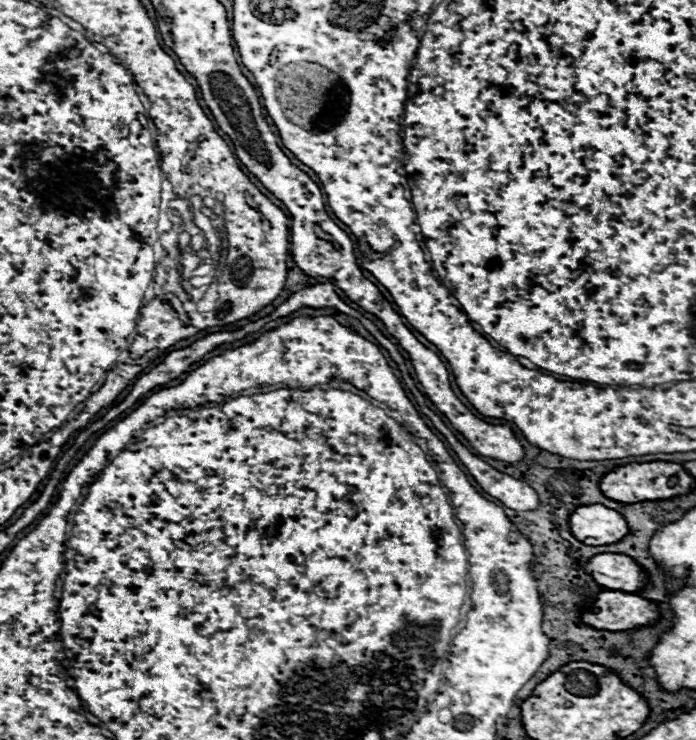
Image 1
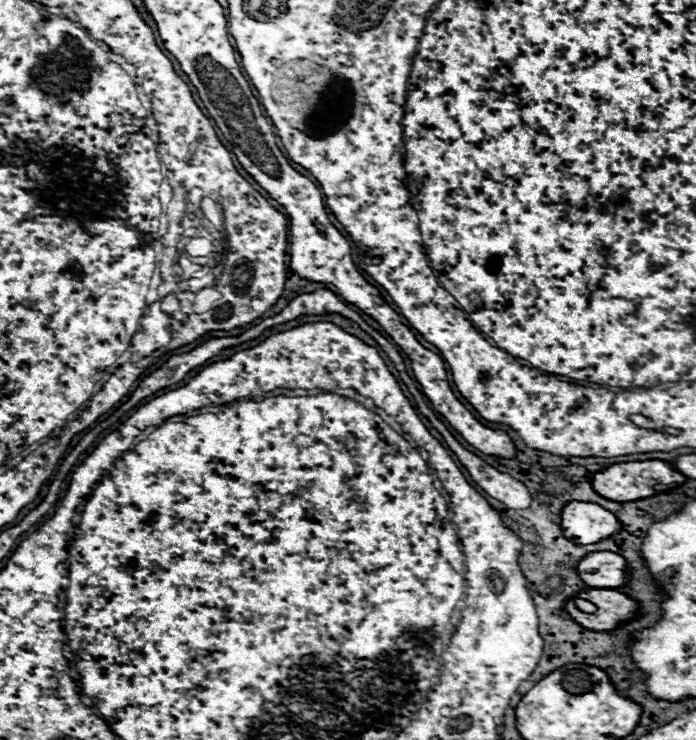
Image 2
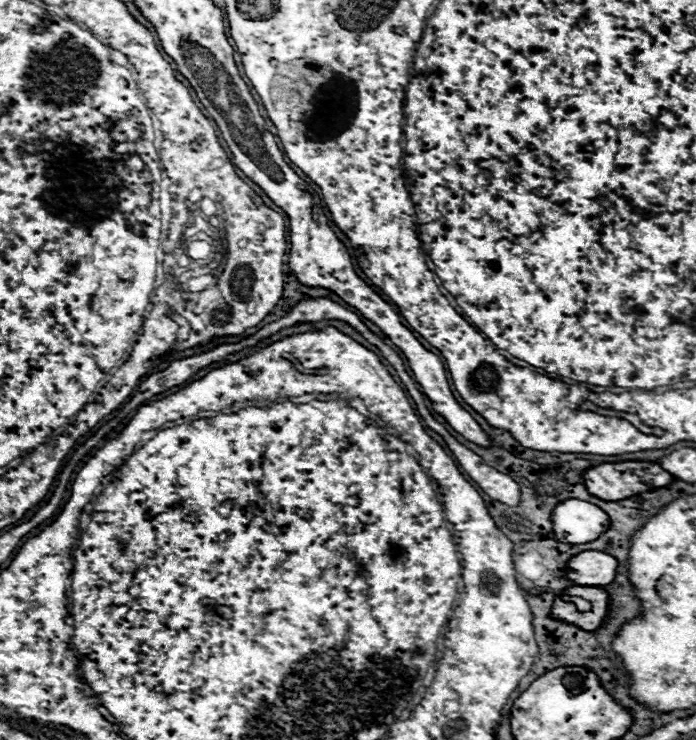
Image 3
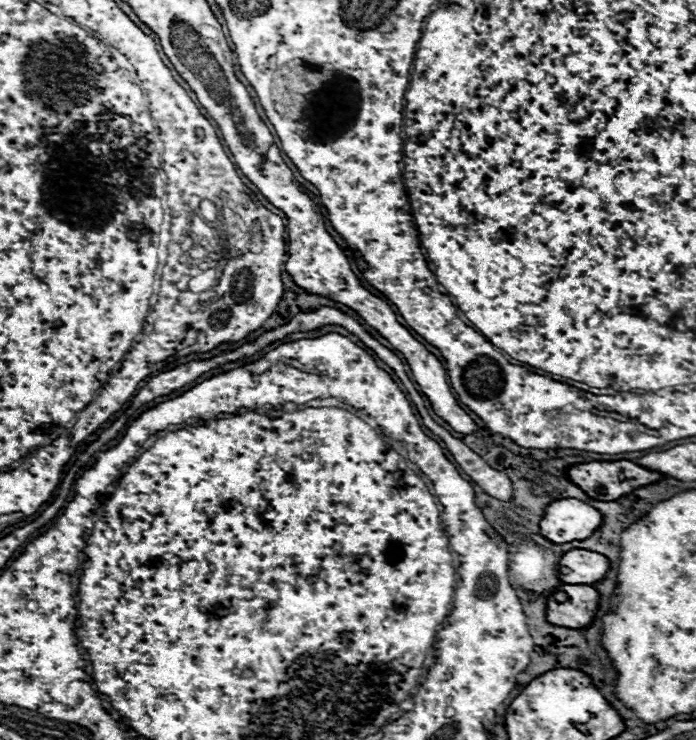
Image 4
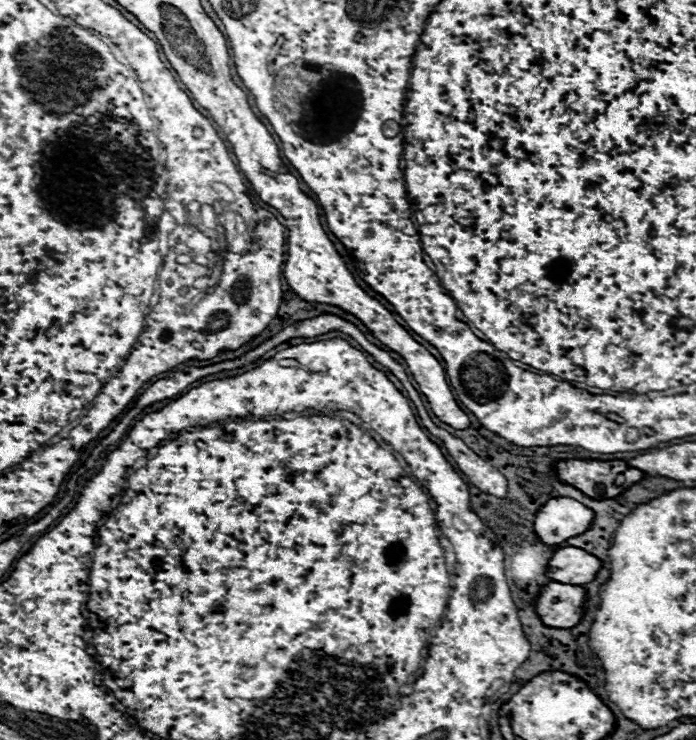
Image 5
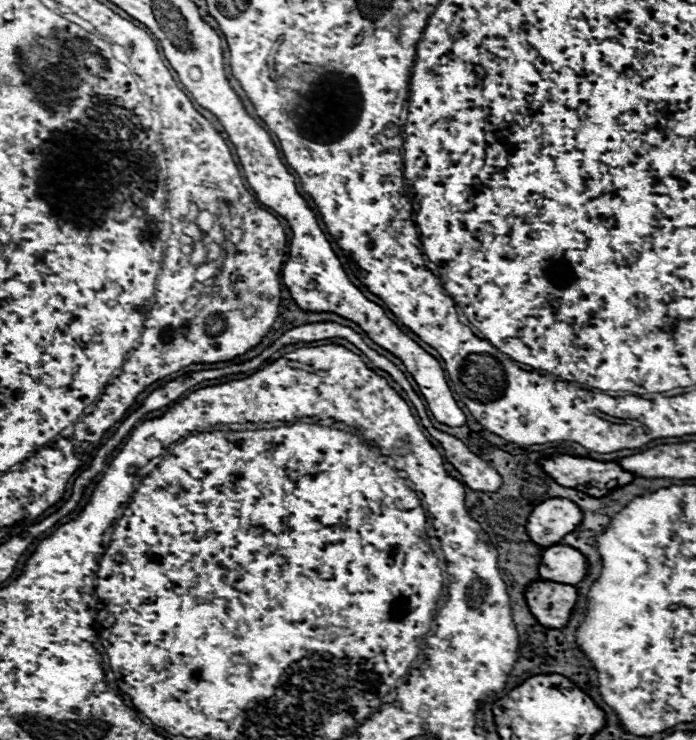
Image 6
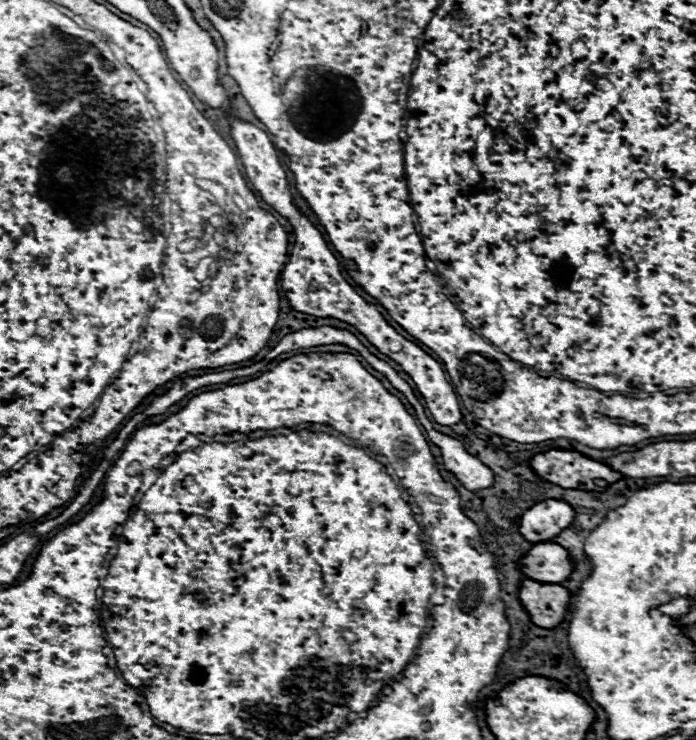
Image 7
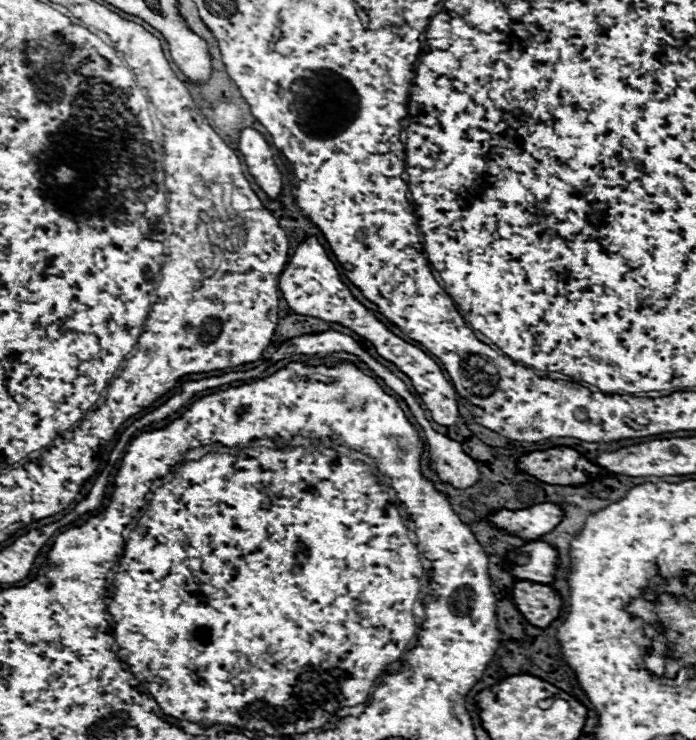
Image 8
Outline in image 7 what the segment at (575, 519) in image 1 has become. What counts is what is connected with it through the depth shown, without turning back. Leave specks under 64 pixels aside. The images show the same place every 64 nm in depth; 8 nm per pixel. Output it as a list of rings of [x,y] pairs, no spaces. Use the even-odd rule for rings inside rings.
[[[544,500],[526,510],[526,514],[522,514],[520,534],[524,534],[524,538],[534,544],[546,540],[550,542],[552,538],[556,538],[556,534],[568,528],[572,520],[574,520],[574,510],[572,506],[568,506],[568,502]]]

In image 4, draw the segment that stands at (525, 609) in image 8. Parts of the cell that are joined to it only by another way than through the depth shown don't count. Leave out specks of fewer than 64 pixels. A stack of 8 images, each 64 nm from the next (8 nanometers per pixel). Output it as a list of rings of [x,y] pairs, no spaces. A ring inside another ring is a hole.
[[[564,584],[556,588],[546,606],[546,620],[566,628],[586,628],[594,622],[600,594],[592,586]]]

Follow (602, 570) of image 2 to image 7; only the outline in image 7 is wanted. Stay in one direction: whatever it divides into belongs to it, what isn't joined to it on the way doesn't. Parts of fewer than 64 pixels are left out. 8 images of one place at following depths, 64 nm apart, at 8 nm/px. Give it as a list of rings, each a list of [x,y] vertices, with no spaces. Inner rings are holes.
[[[540,542],[526,554],[522,572],[536,580],[548,584],[562,584],[576,570],[576,564],[566,548],[554,542]]]

